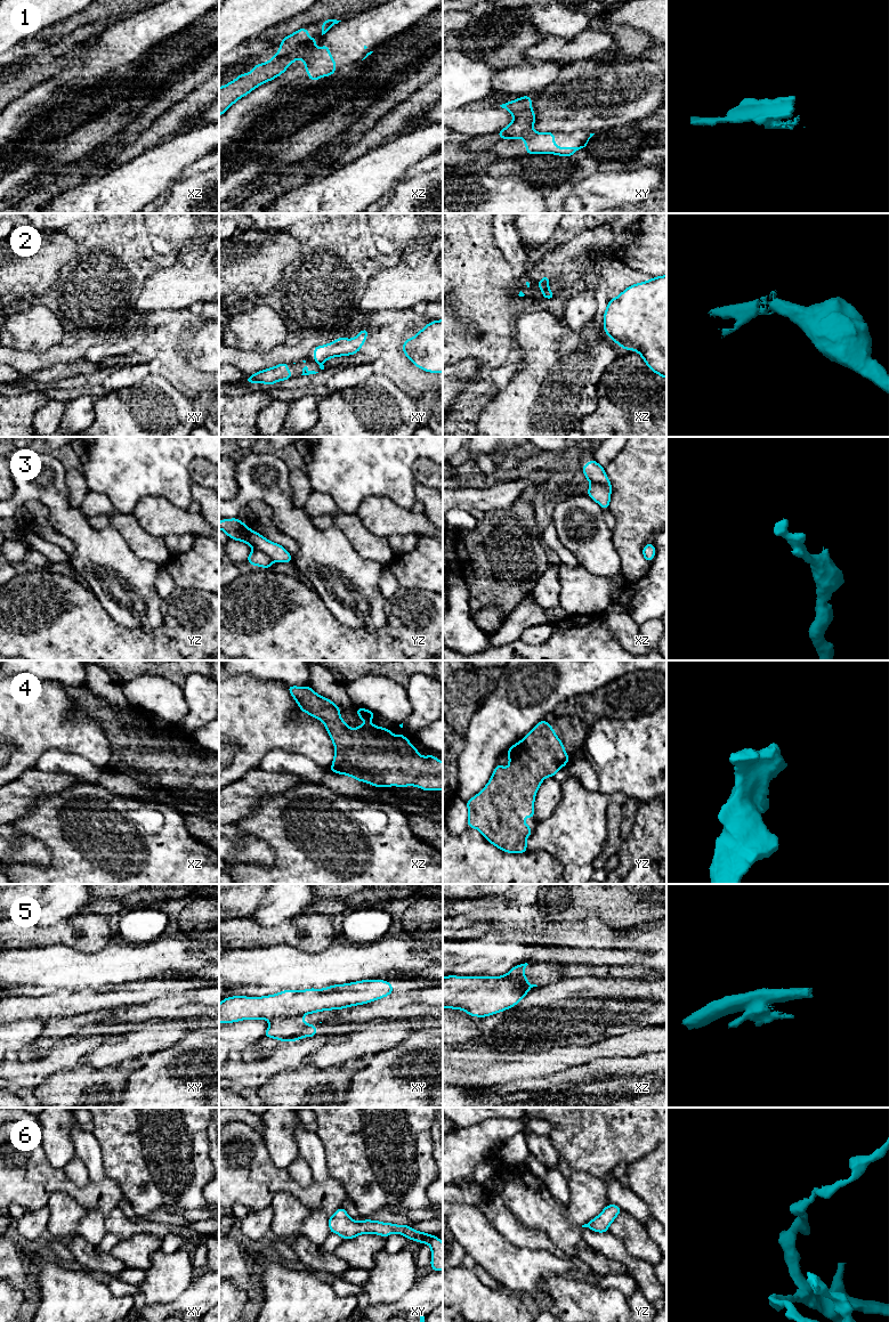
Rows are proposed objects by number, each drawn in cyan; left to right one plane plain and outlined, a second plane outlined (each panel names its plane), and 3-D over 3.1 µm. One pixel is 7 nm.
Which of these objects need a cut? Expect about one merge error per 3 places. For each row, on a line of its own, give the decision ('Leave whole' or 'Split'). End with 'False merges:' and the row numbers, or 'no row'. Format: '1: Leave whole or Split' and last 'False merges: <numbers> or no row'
1: Split
2: Split
3: Split
4: Leave whole
5: Split
6: Leave whole
False merges: 1, 2, 3, 5

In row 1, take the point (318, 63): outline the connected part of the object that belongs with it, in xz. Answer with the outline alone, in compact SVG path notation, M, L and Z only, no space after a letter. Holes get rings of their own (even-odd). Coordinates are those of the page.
M323 44L321 49L316 49L315 46L312 46L302 59L306 65L305 71L312 81L336 74L336 59L331 57L328 44Z

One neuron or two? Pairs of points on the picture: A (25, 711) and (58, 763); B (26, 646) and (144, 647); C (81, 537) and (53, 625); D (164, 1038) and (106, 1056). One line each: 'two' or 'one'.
A: two
B: one
C: two
D: one

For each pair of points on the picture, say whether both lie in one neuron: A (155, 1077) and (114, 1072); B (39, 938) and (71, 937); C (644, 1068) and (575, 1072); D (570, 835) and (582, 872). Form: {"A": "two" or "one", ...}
{"A": "two", "B": "one", "C": "one", "D": "one"}

